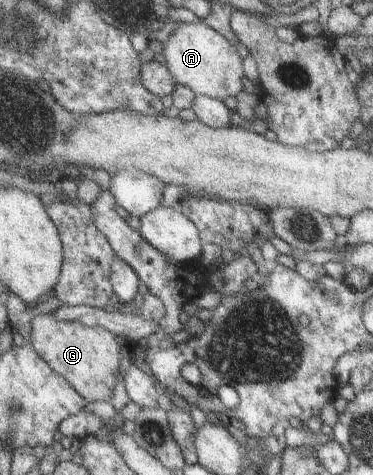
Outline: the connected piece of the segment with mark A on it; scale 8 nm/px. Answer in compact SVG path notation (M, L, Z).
M203 21L180 22L179 27L162 43L166 64L177 83L189 86L198 95L206 95L221 101L228 96L237 97L244 90L244 59L236 46L223 34L216 32Z

